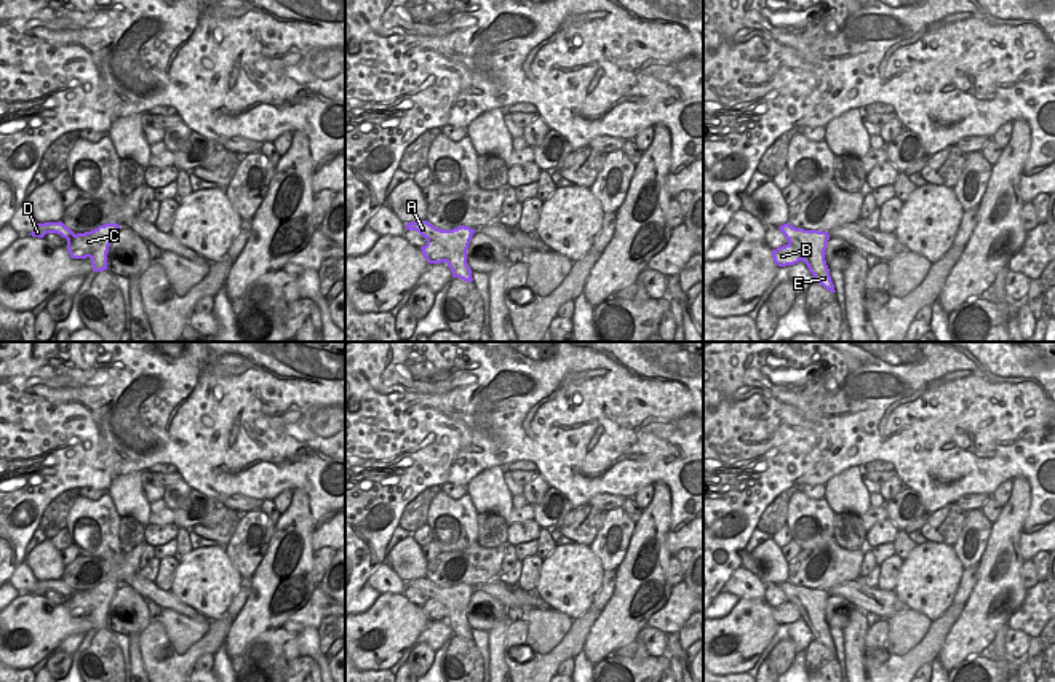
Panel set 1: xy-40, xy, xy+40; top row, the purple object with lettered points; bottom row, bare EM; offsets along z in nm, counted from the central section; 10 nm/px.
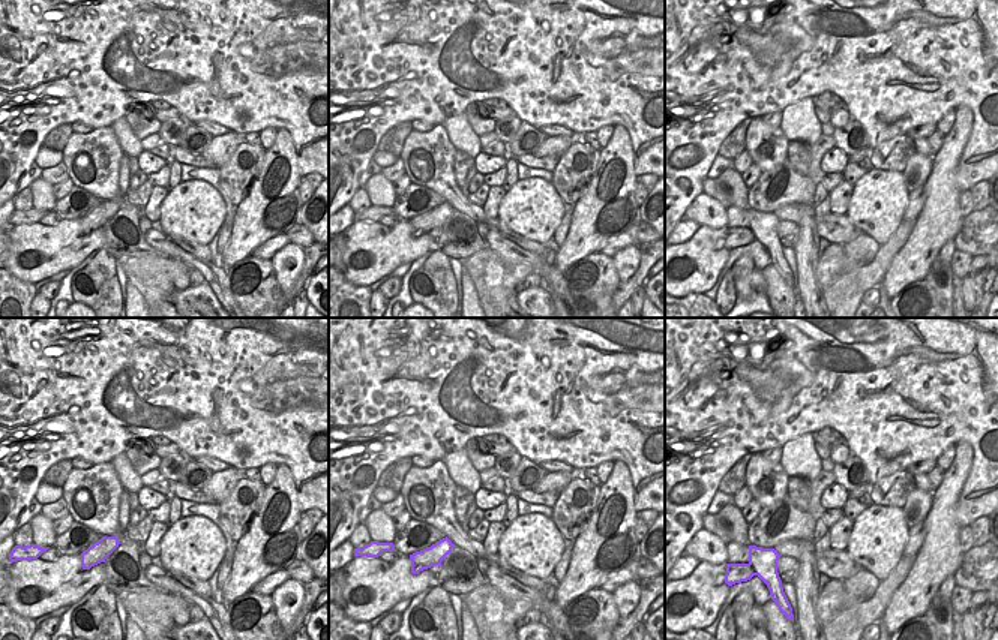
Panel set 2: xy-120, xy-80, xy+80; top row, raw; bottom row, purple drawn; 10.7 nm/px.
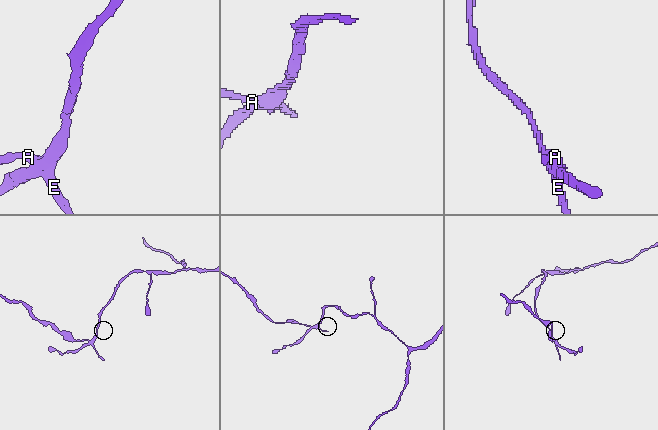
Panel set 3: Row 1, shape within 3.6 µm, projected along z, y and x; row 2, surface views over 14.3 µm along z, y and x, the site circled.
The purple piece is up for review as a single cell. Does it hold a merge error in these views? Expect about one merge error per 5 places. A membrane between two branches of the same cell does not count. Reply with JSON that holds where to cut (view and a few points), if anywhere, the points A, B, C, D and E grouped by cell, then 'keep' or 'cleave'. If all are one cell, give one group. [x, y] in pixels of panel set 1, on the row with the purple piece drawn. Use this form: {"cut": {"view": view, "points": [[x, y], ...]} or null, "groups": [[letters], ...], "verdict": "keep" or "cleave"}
{"cut": {"view": "xy", "points": [[427, 240], [435, 240], [446, 251], [446, 261]]}, "groups": [["A", "D", "E"], ["B", "C"]], "verdict": "cleave"}

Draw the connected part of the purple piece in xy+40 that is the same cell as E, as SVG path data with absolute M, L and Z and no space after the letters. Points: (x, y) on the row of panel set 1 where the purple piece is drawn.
M783 224L778 228L785 235L788 243L791 243L796 248L802 248L806 251L802 262L812 273L814 281L822 284L830 292L836 292L830 276L830 268L825 260L825 249L828 243L825 235L818 230L796 228L790 224Z

